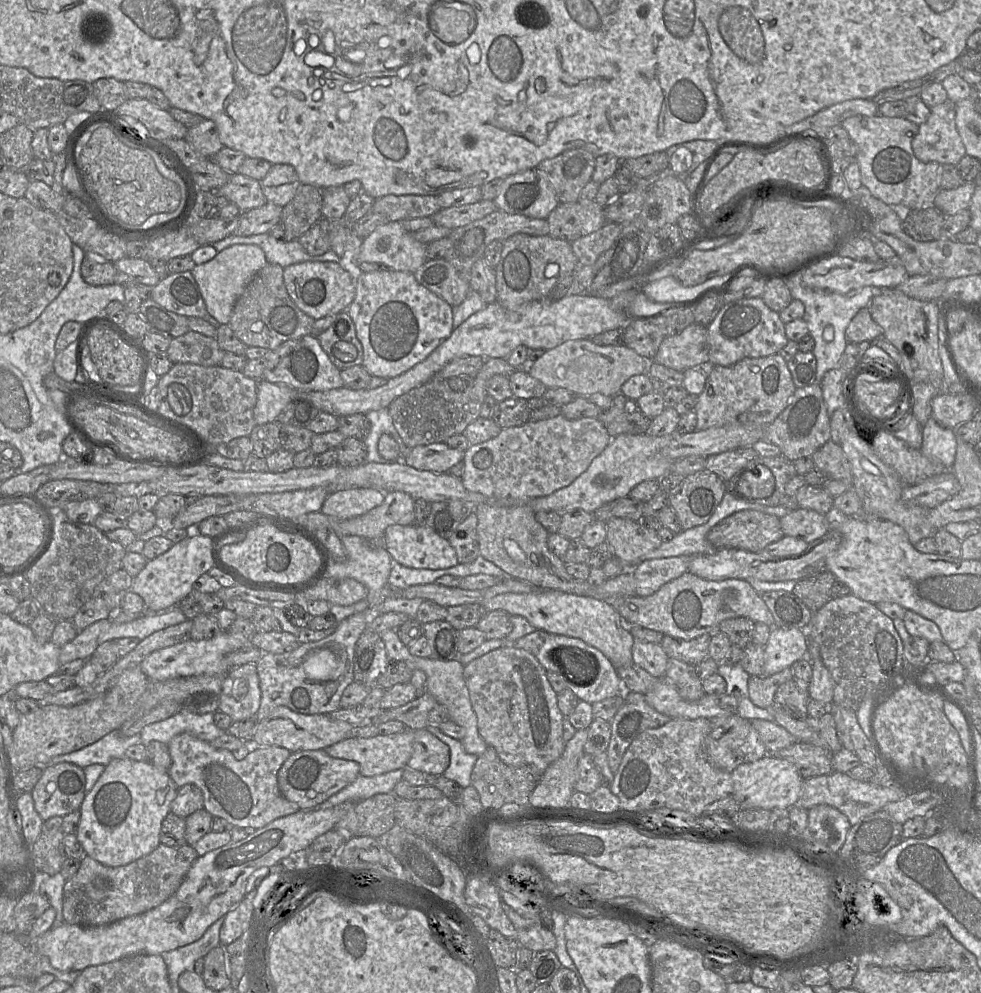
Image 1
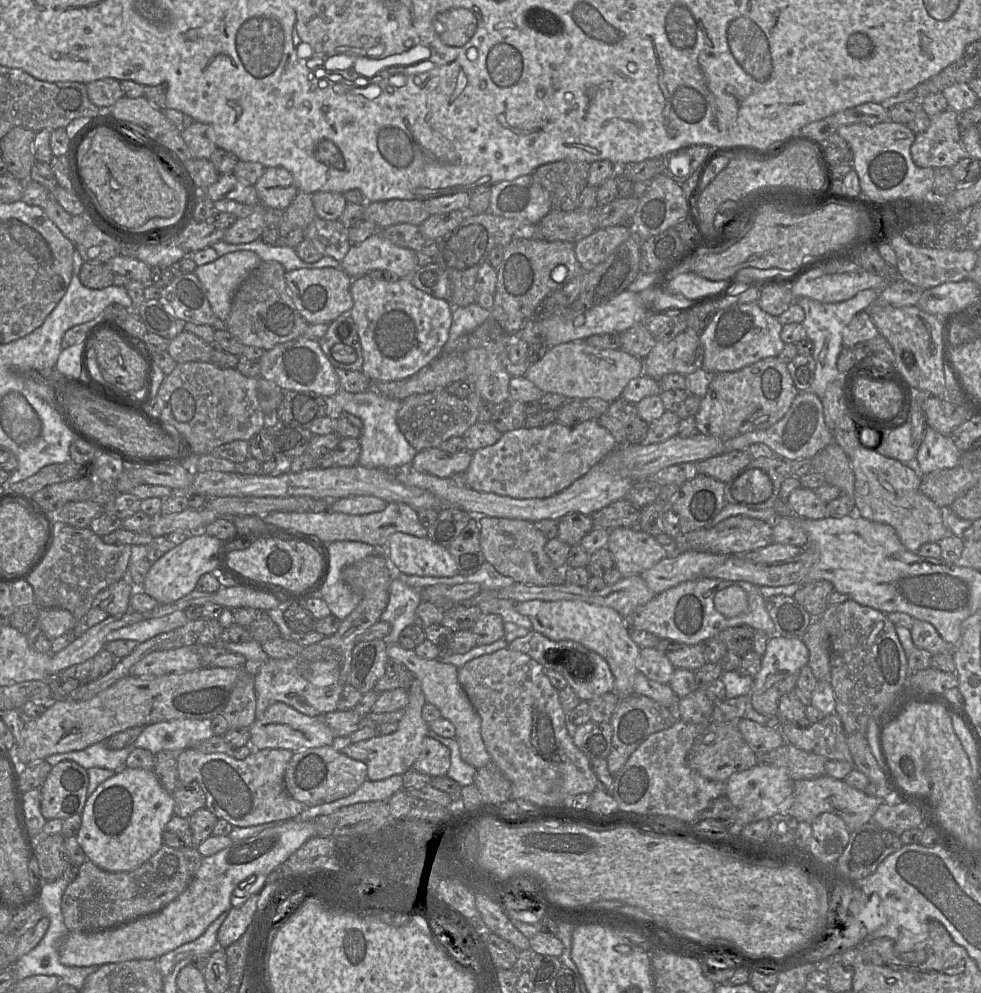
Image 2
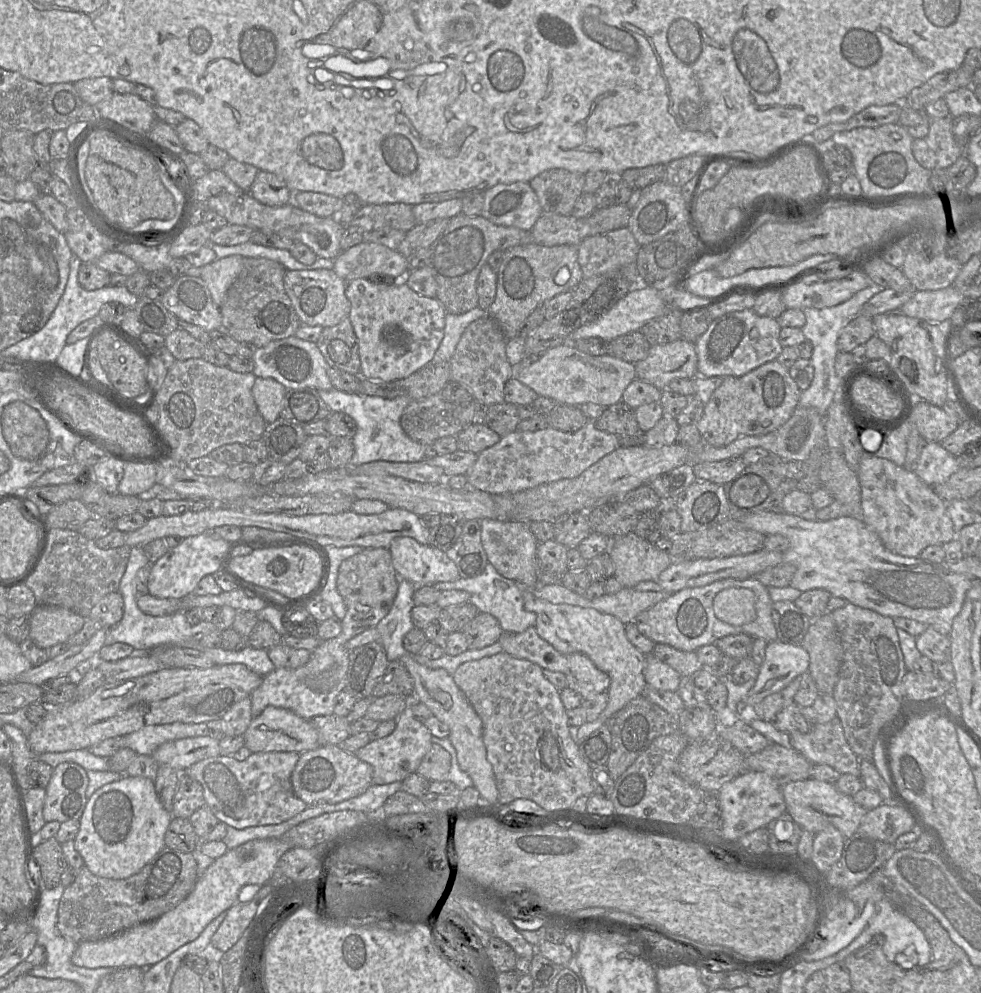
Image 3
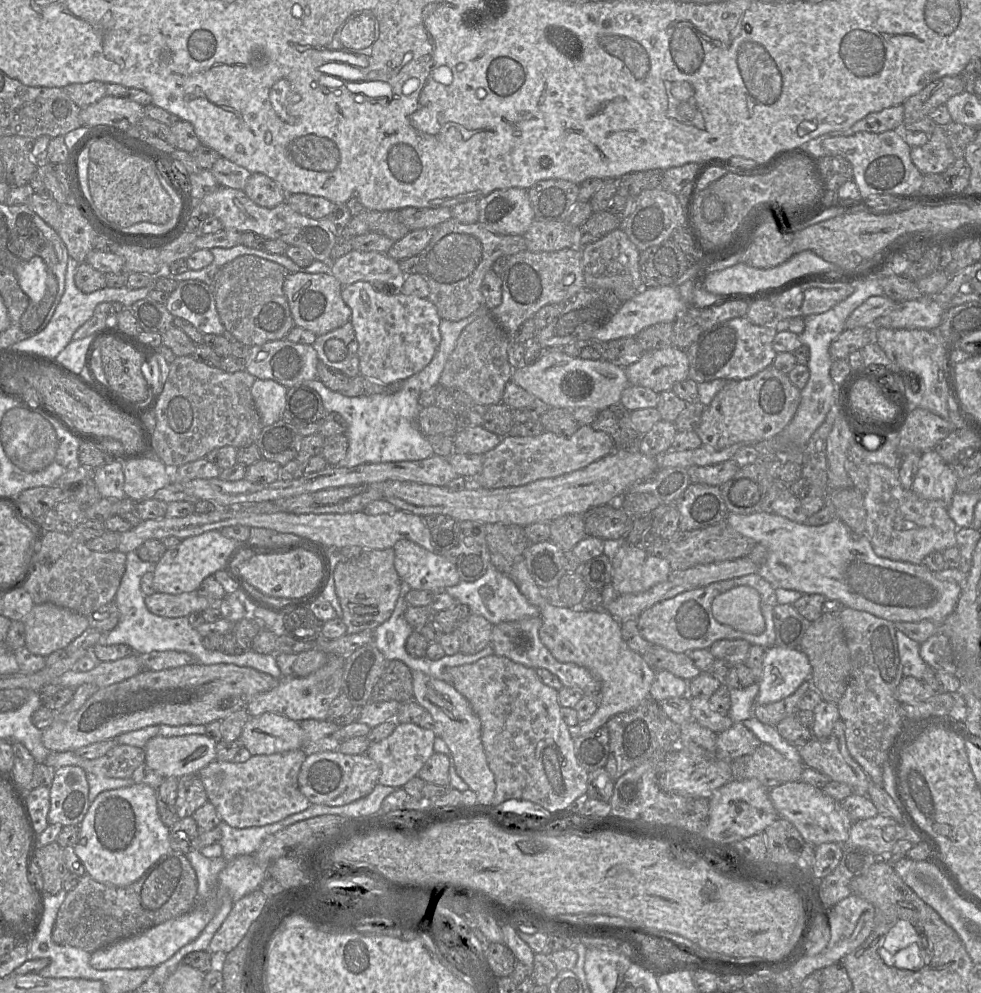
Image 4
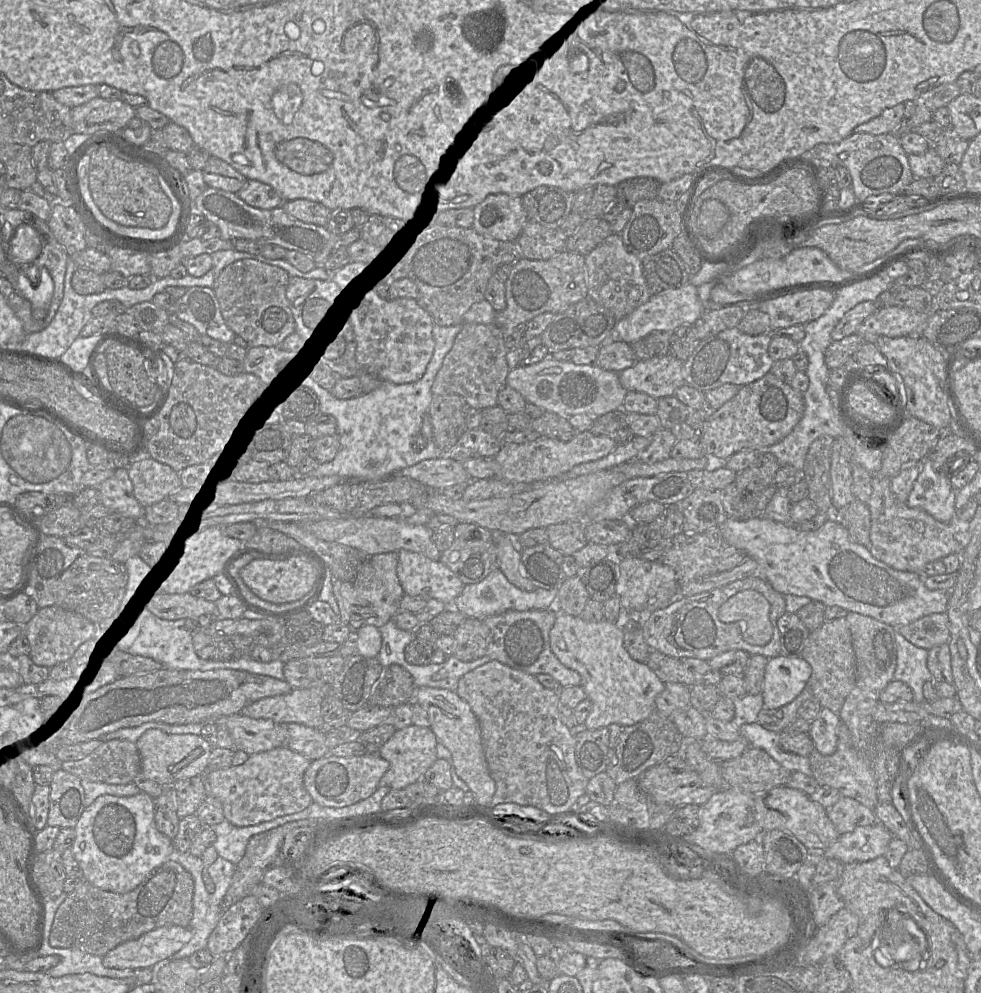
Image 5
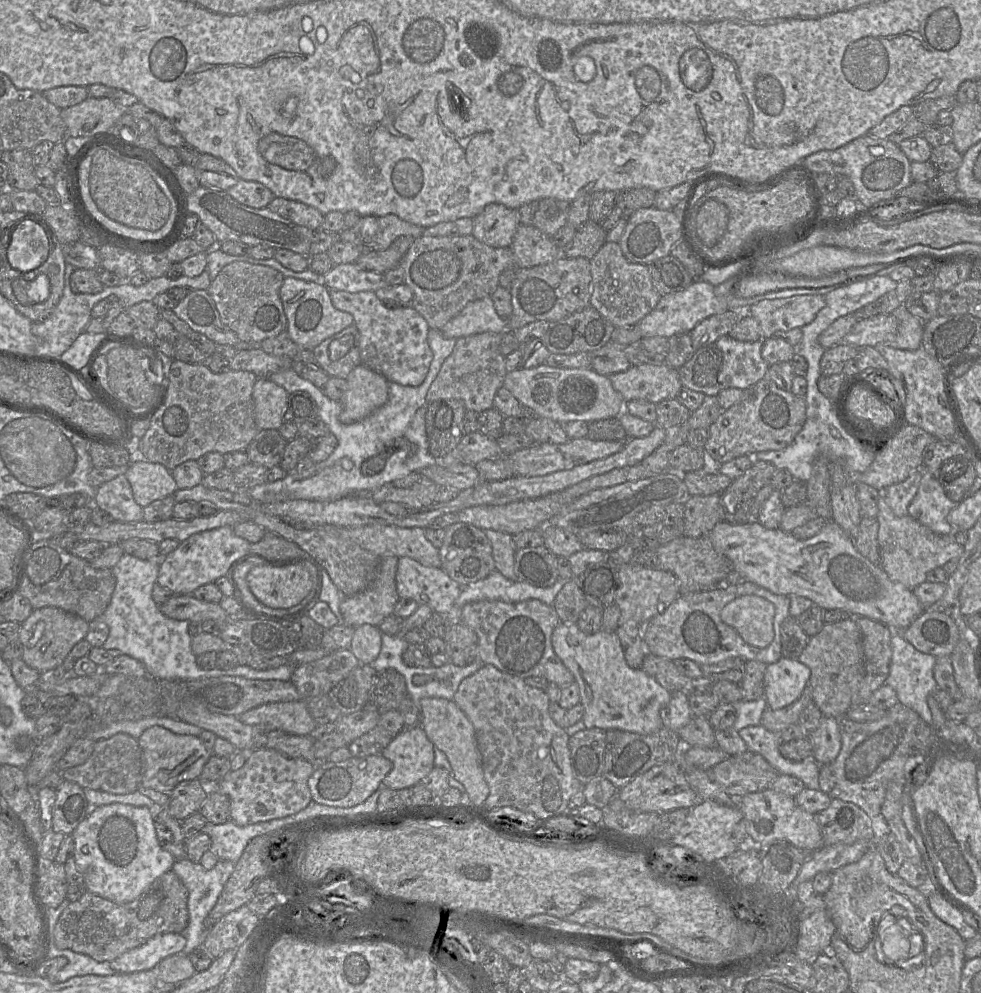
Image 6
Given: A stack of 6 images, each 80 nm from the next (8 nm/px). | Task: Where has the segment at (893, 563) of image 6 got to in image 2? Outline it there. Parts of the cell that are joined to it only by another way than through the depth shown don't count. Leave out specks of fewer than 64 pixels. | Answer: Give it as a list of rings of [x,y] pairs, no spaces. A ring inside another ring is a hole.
[[[861,444],[849,459],[855,477],[854,503],[857,515],[890,525],[904,547],[915,553],[923,544],[938,543],[951,534],[944,523],[943,510],[920,491],[921,475],[913,464],[903,464]]]

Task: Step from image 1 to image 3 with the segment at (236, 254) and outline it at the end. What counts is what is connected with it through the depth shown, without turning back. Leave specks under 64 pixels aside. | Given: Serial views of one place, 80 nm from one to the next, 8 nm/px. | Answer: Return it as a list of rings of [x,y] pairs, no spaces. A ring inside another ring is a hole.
[[[230,255],[216,259],[201,268],[200,277],[206,283],[212,300],[219,309],[226,292],[243,269],[244,258],[252,257]]]

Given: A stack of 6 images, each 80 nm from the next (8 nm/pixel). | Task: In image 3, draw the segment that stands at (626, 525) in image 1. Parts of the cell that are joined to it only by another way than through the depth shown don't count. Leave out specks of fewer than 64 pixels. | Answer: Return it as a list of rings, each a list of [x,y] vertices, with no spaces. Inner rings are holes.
[[[633,532],[610,539],[609,555],[614,563],[614,576],[622,587],[633,587],[642,581],[657,581],[659,575],[671,564],[668,552],[658,549]]]

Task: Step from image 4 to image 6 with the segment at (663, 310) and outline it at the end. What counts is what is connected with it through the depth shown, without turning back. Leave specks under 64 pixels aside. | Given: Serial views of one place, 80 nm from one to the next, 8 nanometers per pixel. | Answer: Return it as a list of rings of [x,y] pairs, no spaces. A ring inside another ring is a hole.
[[[702,279],[695,280],[683,291],[662,296],[657,306],[634,326],[637,326],[642,338],[654,336],[670,338],[676,334],[690,333],[704,319],[712,315],[722,314],[727,310],[726,299],[716,296],[712,284]]]

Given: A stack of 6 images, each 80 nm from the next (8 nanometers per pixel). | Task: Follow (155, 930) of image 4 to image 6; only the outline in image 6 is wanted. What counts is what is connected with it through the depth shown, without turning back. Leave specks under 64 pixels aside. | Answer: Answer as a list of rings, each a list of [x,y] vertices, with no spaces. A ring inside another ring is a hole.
[[[161,933],[148,939],[110,962],[118,973],[153,970],[164,958],[181,953],[186,938],[181,933]]]

